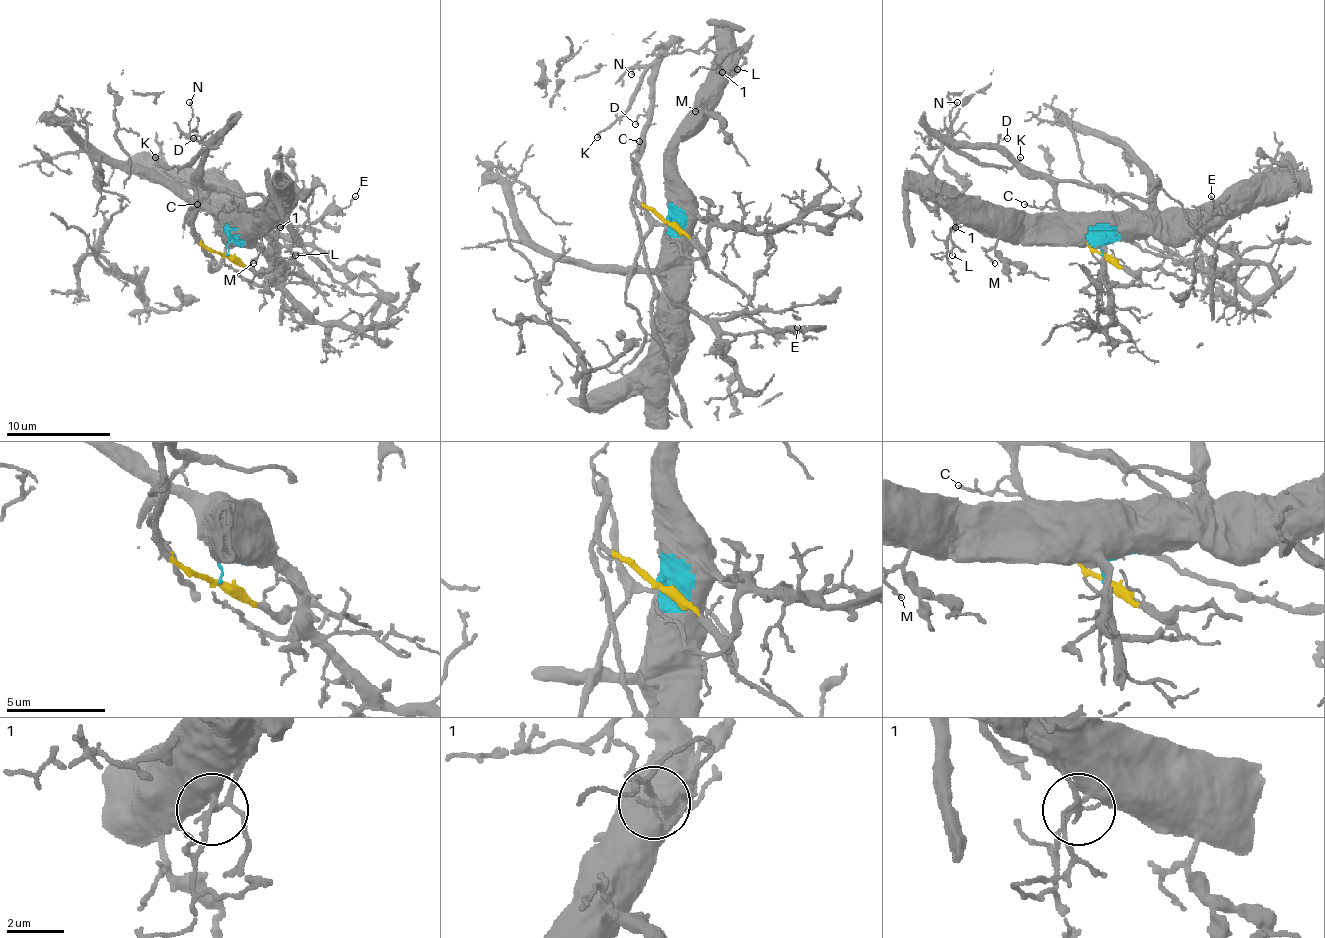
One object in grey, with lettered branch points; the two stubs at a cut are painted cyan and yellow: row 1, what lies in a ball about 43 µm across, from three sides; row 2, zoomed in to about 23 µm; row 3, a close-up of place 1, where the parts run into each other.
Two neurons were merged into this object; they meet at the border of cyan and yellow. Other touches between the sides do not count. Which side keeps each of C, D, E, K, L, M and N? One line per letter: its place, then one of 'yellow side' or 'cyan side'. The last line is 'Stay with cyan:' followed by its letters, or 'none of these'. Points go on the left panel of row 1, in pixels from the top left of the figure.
C: (197, 204) | yellow side
D: (193, 138) | yellow side
E: (355, 196) | cyan side
K: (155, 157) | yellow side
L: (295, 255) | cyan side
M: (253, 263) | cyan side
N: (189, 102) | yellow side
Stay with cyan: E, L, M

